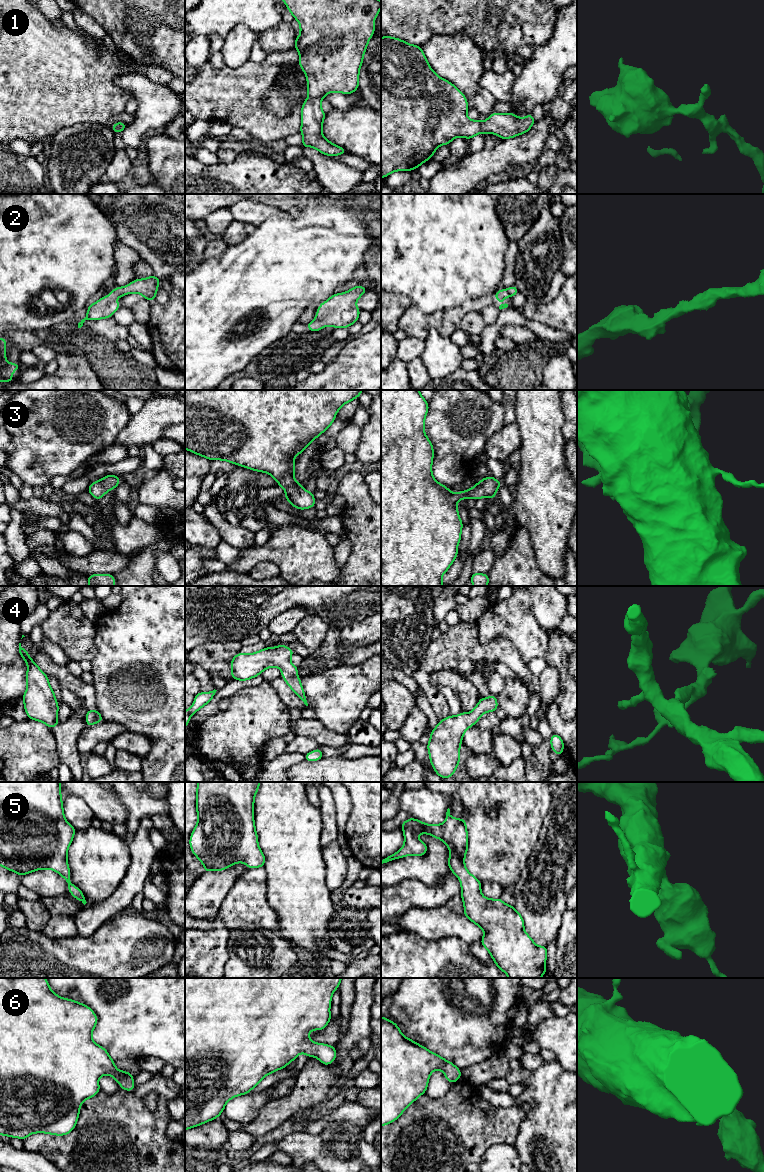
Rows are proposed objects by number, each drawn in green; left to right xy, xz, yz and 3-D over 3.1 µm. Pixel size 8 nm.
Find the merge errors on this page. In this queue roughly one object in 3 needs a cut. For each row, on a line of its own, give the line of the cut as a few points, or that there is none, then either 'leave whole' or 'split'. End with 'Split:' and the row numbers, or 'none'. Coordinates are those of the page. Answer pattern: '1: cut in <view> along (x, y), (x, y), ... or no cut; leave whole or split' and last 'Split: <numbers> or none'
1: no cut; leave whole
2: no cut; leave whole
3: no cut; leave whole
4: no cut; leave whole
5: no cut; leave whole
6: no cut; leave whole
Split: none

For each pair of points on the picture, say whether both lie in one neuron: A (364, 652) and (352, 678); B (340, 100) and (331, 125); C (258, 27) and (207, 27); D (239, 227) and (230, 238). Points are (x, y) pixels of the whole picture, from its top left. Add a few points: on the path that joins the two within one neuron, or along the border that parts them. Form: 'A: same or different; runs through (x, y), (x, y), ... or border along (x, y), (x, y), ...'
A: different; border along (370, 655), (359, 663), (344, 664)
B: different; border along (360, 104), (348, 109), (333, 108)
C: same; runs through (245, 18), (220, 18)
D: same; runs through (236, 230), (233, 235)

